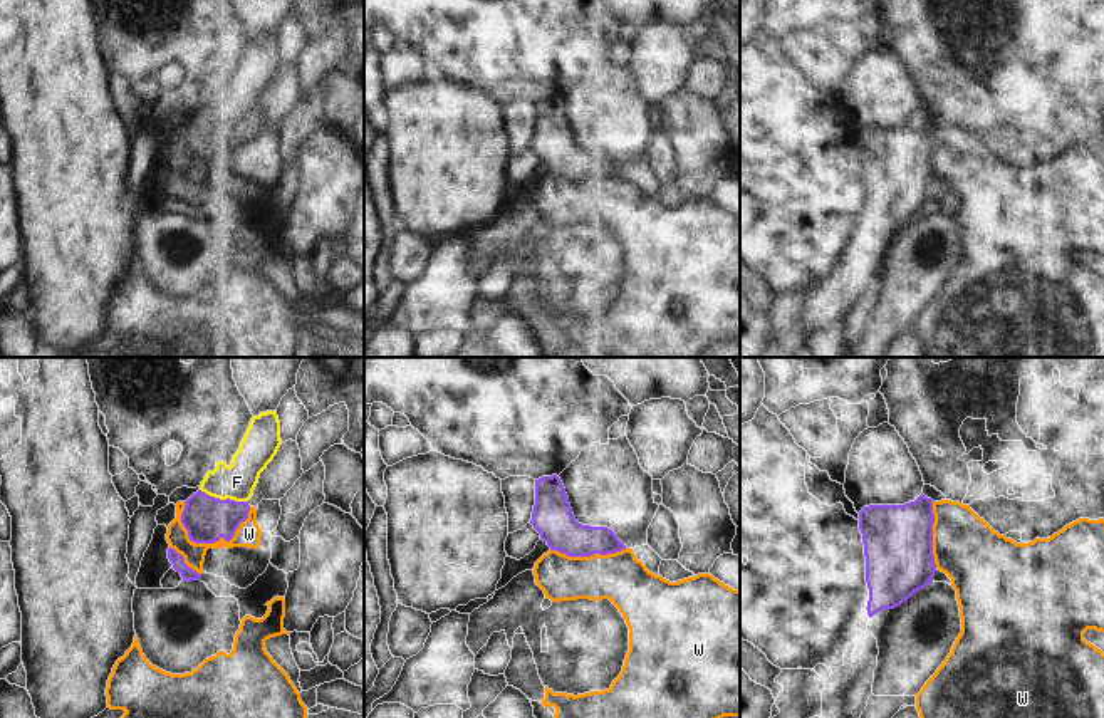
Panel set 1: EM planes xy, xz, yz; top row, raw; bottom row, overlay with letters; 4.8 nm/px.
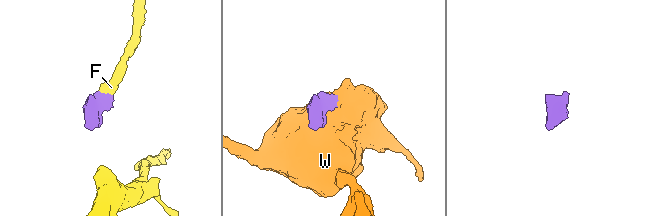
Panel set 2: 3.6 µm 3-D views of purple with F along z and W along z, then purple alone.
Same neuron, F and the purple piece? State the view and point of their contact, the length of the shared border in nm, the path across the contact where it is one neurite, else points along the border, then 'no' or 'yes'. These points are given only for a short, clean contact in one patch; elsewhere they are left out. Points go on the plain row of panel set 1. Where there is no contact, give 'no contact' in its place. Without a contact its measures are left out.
contact xy (223, 124); length 240 nm; way xy (207, 143), (223, 124), (237, 106); yes

